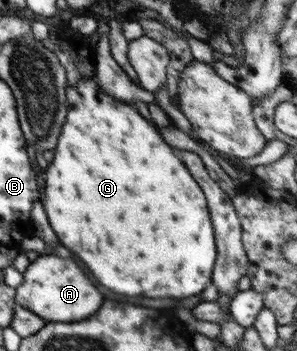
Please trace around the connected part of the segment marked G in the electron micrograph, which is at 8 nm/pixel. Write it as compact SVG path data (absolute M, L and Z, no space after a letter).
M95 67L94 74L90 75L86 78L81 78L74 86L66 88L66 100L68 103L68 112L66 113L66 120L64 121L61 137L59 137L59 145L55 147L55 159L53 159L53 163L51 163L51 167L49 167L49 171L47 171L47 193L45 193L45 211L47 211L47 217L49 217L49 223L51 223L51 227L55 229L55 233L57 233L57 237L59 237L59 241L61 241L61 245L65 245L65 247L69 247L69 249L73 249L75 251L75 255L89 267L89 271L97 277L97 281L103 285L103 287L107 287L107 289L111 289L113 293L117 293L117 295L129 295L129 297L175 297L175 299L183 299L183 297L191 297L191 295L201 294L203 289L205 289L209 284L212 283L212 269L214 268L214 263L217 257L217 247L215 242L215 235L213 226L211 225L212 221L209 214L209 209L207 206L207 198L201 187L197 183L195 183L195 179L191 177L191 173L187 170L187 167L179 161L179 157L171 151L171 147L167 145L165 139L159 134L159 131L153 126L152 121L148 121L141 115L141 113L137 110L137 108L128 102L123 102L113 98L113 96L105 94L105 92L99 89L97 86L97 80L95 77Z

